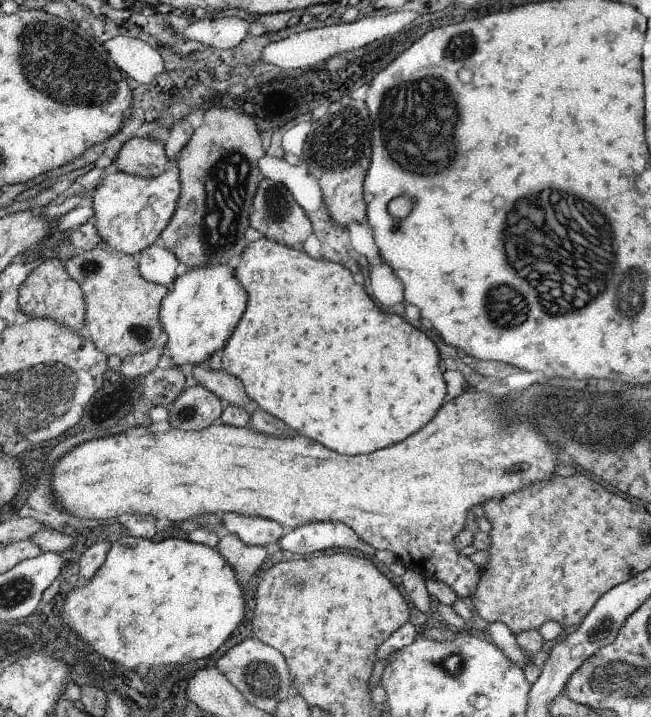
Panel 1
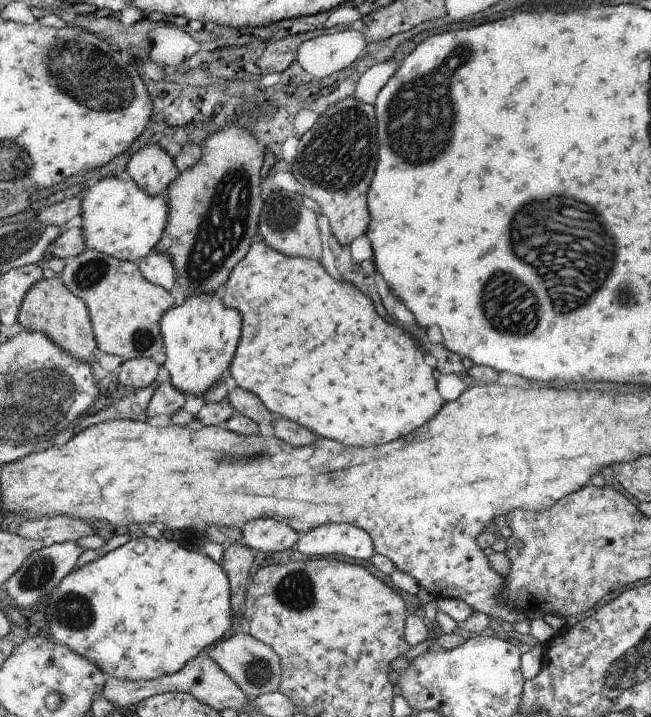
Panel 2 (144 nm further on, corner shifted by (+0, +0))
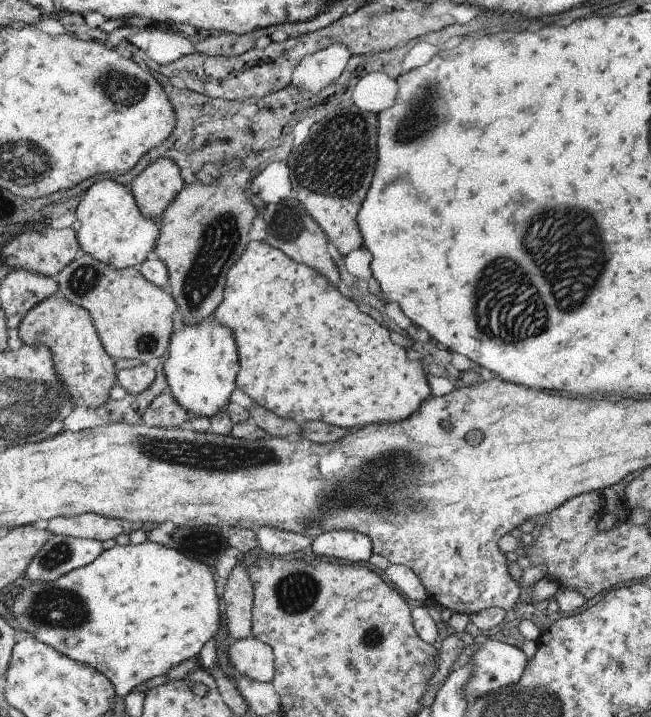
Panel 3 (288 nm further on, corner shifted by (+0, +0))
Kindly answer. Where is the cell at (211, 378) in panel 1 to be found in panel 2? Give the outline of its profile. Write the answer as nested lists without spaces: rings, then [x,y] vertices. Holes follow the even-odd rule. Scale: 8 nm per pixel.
[[[235,386],[231,392],[227,392],[225,400],[231,404],[231,408],[237,414],[241,414],[241,416],[245,416],[245,418],[249,418],[253,422],[271,424],[275,420],[275,416],[265,408],[265,404],[255,394],[251,394],[251,392],[243,390],[243,388]]]

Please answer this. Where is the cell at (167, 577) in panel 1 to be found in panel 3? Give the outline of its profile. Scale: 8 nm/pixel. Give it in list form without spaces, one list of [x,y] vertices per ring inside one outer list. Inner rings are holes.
[[[155,542],[113,546],[101,552],[91,564],[71,570],[69,574],[53,580],[51,584],[39,584],[35,596],[35,628],[33,628],[33,584],[13,600],[13,626],[29,632],[43,644],[53,646],[63,656],[89,664],[105,676],[113,688],[115,696],[123,698],[133,688],[145,684],[147,680],[175,670],[185,660],[195,660],[201,648],[215,638],[219,630],[219,596],[215,590],[215,580],[211,568],[201,560],[193,560],[175,548],[167,548]]]

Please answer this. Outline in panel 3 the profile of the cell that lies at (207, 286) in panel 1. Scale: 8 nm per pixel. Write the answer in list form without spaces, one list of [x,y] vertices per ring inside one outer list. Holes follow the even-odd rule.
[[[215,320],[193,322],[191,326],[183,324],[181,330],[171,332],[165,356],[163,372],[169,384],[167,390],[185,410],[207,418],[219,408],[225,410],[229,394],[237,388],[235,378],[239,372],[239,354],[231,328],[225,328]]]

